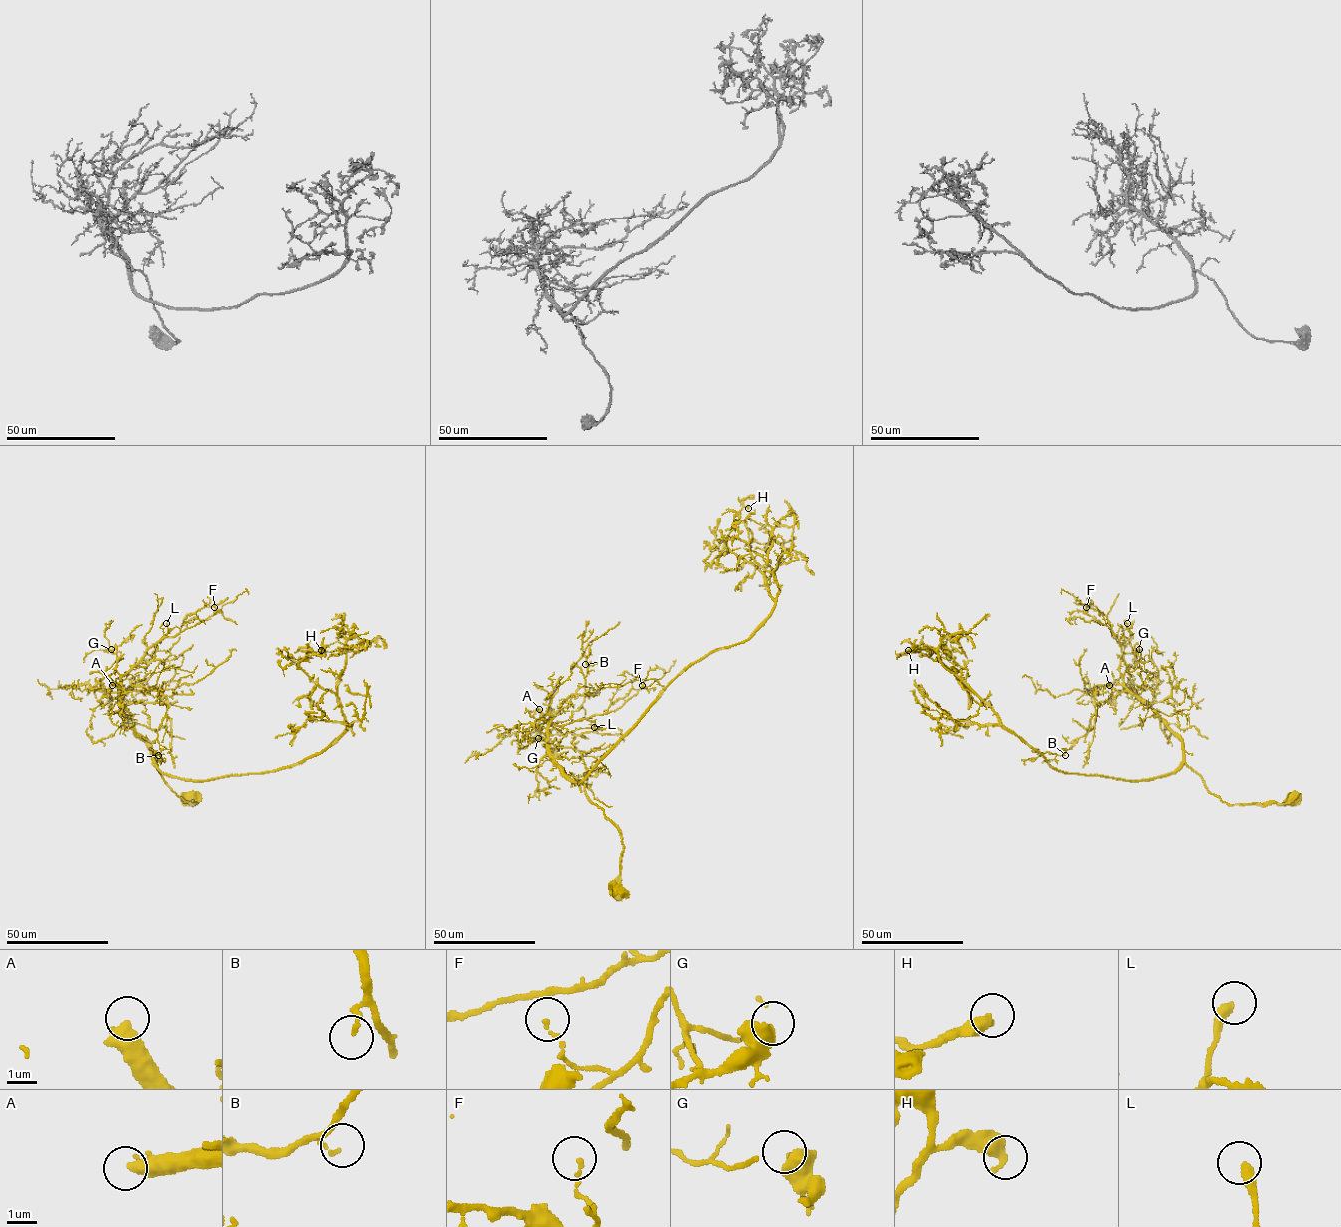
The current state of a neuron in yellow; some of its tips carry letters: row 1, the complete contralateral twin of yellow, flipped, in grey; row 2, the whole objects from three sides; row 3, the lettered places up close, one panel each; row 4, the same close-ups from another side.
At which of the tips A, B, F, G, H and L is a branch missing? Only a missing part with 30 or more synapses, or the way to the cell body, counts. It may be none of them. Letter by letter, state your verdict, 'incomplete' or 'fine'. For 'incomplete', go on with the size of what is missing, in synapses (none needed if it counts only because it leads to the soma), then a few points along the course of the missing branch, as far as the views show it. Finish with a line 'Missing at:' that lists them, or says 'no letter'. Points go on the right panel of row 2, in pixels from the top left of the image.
A: incomplete | 550 syn | (1109, 685), (1103, 651), (1104, 634), (1089, 617), (1074, 607), (1057, 605), (1044, 590)
B: fine
F: fine
G: fine
H: fine
L: fine
Missing at: A

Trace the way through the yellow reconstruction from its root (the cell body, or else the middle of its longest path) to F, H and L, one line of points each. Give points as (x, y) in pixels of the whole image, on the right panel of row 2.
F: (1293, 799), (1228, 805), (1213, 794), (1186, 764), (1183, 744), (1124, 684), (1119, 641), (1086, 607)
H: (1293, 799), (1228, 805), (1184, 756), (1173, 772), (1137, 780), (1060, 771), (948, 668), (908, 650)
L: (1293, 799), (1228, 805), (1207, 789), (1186, 764), (1183, 744), (1124, 683), (1119, 640), (1127, 623)

